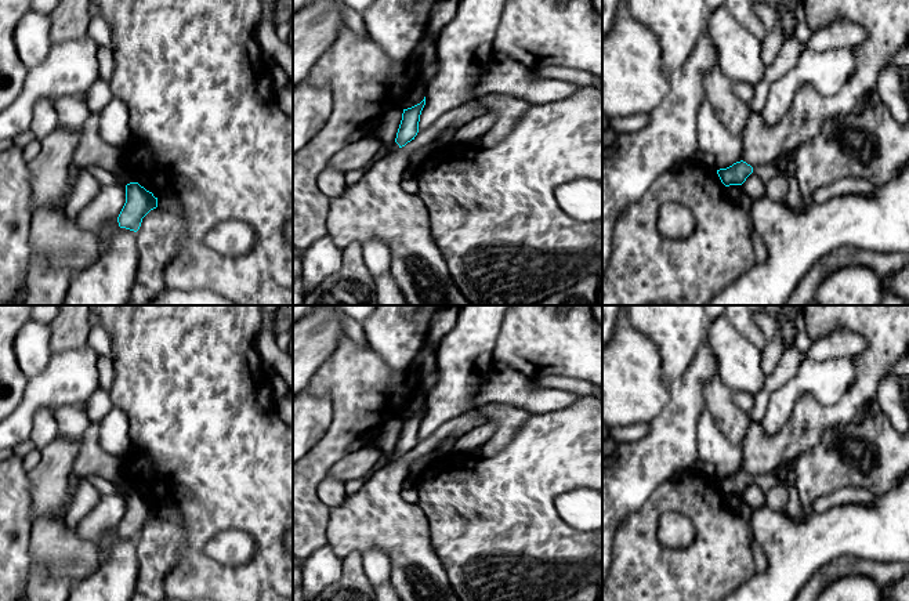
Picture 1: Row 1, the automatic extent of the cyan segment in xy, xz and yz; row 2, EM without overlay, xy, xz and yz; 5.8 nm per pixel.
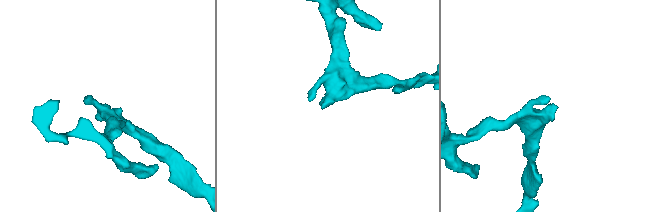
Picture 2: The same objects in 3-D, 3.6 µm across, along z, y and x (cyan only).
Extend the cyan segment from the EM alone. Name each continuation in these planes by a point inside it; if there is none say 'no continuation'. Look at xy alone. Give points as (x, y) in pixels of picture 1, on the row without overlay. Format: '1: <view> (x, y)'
no continuation

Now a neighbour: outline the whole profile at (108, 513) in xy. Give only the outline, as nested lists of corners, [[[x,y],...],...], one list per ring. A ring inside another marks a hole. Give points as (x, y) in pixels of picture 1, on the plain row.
[[[102,495],[98,504],[79,522],[77,533],[94,546],[111,529],[117,529],[126,513],[126,497],[122,495]]]

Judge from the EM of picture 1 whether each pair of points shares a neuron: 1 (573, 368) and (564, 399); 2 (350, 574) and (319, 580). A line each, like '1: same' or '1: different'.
1: different
2: different

